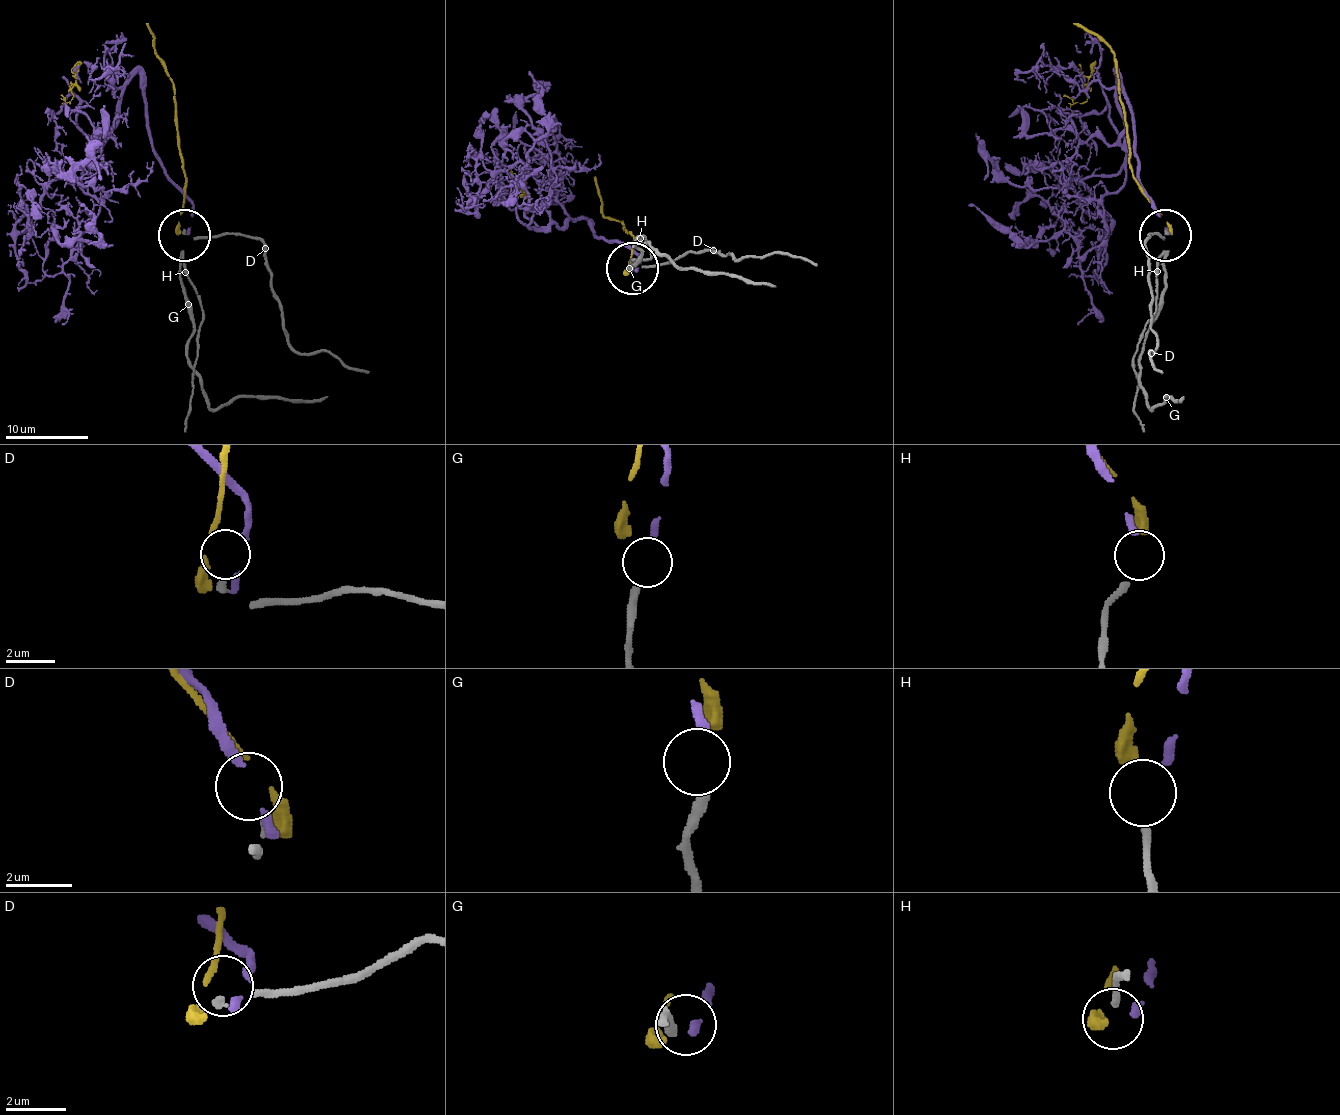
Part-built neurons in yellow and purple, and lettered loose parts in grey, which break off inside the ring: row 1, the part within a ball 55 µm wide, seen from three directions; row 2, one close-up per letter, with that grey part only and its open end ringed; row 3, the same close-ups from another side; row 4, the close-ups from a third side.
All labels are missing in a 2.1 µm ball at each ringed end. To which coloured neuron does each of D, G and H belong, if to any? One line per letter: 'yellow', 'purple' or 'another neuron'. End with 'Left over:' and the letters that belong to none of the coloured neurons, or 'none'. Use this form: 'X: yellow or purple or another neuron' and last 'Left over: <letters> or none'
D: another neuron
G: purple
H: yellow
Left over: D

